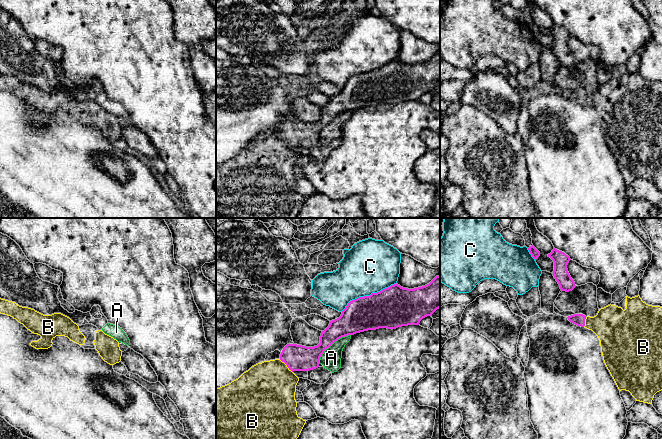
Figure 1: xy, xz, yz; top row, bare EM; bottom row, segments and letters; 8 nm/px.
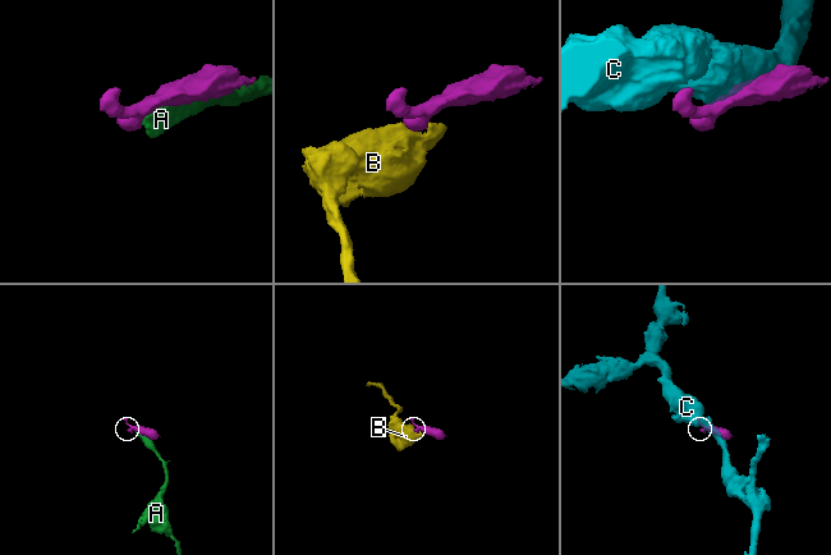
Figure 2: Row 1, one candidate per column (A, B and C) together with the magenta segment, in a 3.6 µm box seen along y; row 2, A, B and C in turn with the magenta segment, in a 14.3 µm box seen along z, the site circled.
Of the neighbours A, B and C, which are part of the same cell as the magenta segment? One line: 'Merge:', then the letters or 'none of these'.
Merge: B

